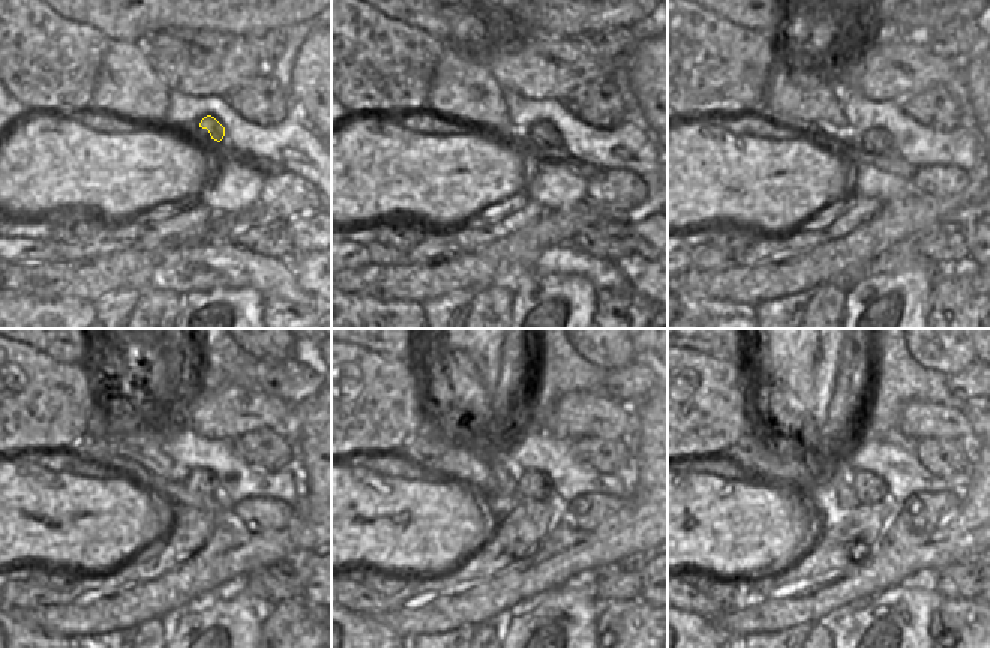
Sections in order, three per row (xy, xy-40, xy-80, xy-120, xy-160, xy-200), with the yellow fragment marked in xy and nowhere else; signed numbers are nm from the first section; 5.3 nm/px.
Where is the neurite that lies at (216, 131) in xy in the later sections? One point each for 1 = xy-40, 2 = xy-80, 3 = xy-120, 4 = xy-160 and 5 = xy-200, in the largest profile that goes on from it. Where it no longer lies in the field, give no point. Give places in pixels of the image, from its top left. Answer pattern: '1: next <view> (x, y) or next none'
1: next xy-40 (542, 134)
2: next xy-80 (873, 140)
3: next xy-120 (201, 480)
4: next xy-160 (533, 485)
5: next xy-200 (869, 489)

